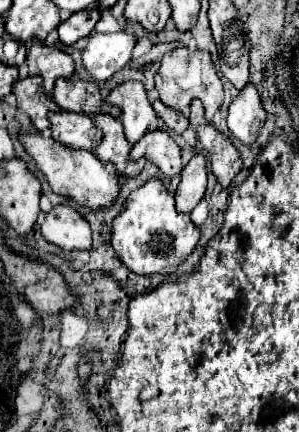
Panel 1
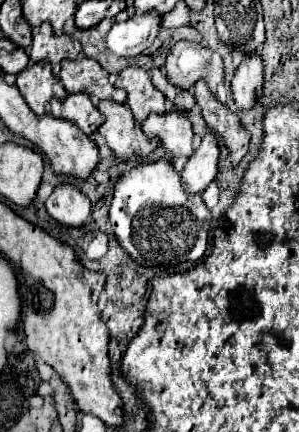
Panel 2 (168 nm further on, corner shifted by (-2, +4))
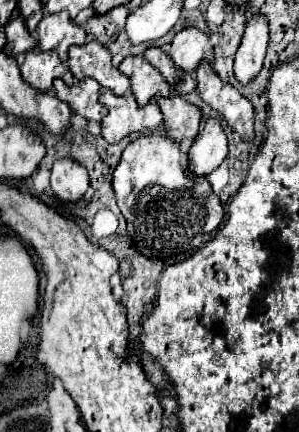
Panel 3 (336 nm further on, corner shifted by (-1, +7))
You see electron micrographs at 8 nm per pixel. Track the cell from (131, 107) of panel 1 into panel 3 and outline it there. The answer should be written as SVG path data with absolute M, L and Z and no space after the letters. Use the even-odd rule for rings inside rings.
M129 55L117 69L121 69L121 73L131 79L131 91L141 107L145 107L155 95L169 97L167 81L157 75L157 69L153 69L153 65L149 65L143 57Z

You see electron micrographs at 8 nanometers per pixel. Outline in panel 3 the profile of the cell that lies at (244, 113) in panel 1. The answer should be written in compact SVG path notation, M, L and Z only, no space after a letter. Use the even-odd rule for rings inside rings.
M259 13L255 17L247 19L243 41L237 49L233 71L241 85L249 85L263 67L263 57L269 41L269 29L267 19Z

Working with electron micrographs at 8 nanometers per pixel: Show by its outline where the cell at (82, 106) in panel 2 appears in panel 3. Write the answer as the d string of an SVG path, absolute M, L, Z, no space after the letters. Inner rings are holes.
M61 79L53 81L55 95L65 101L73 113L85 117L87 121L101 121L107 115L107 109L99 103L99 85L93 79L77 81L67 87Z

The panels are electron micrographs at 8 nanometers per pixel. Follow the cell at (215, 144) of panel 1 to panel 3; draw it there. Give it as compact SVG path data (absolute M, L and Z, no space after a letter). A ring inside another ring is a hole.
M207 61L197 67L197 91L233 133L239 133L243 141L253 139L253 105L229 83L223 83Z

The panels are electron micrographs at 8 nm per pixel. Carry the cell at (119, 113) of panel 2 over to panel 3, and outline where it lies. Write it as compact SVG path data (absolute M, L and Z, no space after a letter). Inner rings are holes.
M103 91L99 101L109 109L109 113L101 119L103 137L107 143L119 143L131 133L153 131L163 121L163 113L159 111L157 103L139 107L131 93L117 97L109 91Z

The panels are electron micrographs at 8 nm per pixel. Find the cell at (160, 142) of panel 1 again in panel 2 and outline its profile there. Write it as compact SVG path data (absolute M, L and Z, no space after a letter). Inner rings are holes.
M178 110L164 114L150 114L142 122L142 130L148 138L158 138L164 150L172 156L190 156L192 154L192 122Z

